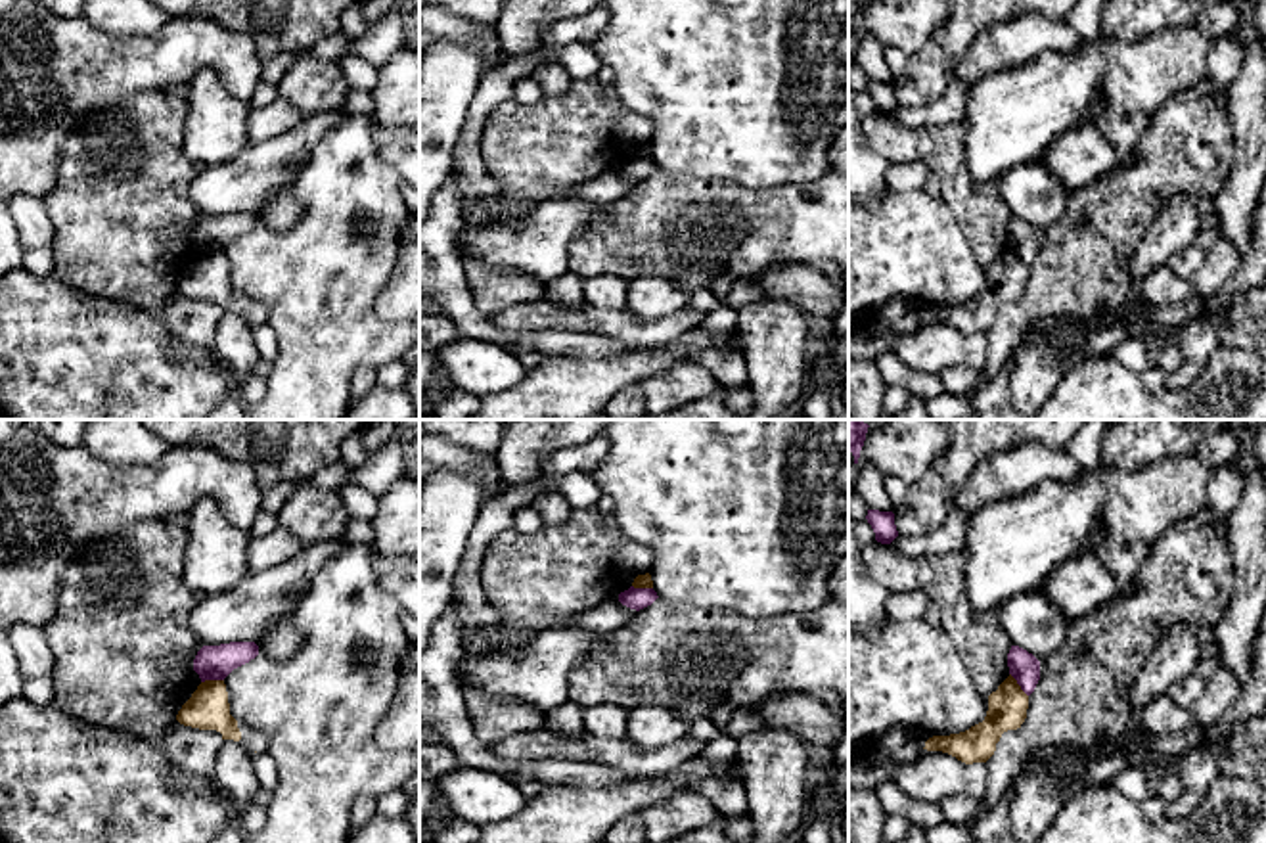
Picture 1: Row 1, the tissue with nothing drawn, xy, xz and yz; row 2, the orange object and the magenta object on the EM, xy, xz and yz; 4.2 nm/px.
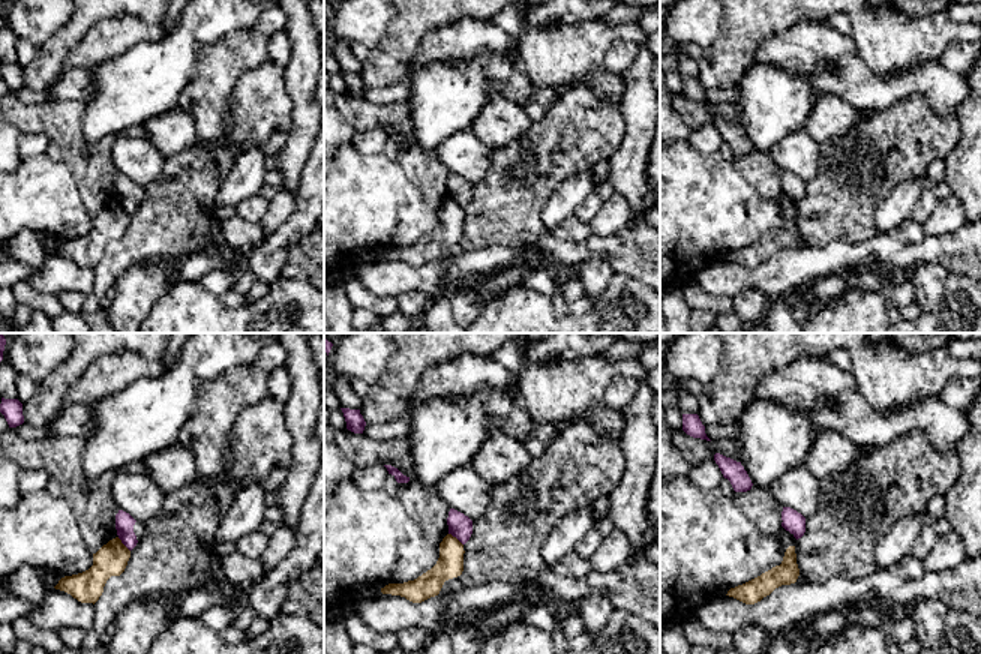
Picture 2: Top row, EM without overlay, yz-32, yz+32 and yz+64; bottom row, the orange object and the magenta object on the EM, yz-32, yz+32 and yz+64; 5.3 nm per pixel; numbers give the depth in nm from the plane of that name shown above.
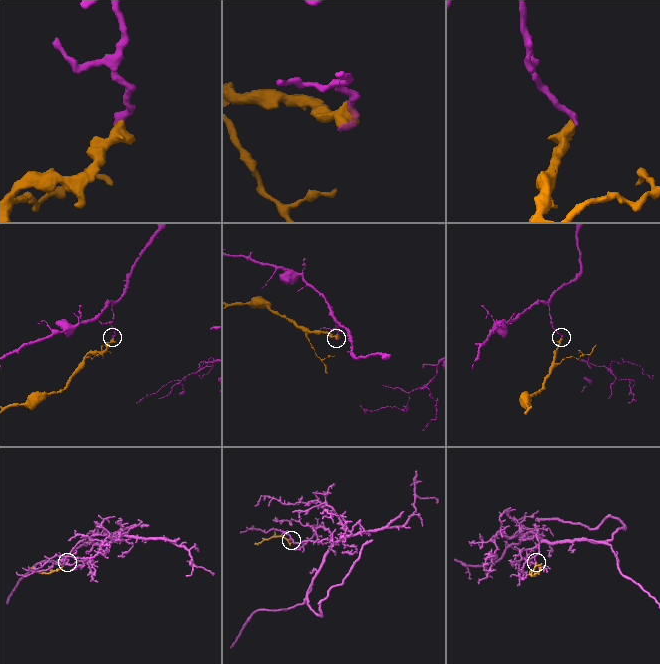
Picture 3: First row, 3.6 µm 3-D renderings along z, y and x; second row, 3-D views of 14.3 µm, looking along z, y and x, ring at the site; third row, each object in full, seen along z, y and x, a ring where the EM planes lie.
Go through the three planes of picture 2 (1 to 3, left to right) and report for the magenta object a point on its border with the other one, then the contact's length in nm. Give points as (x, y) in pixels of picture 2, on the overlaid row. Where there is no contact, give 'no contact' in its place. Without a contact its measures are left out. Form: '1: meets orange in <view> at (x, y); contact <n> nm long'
1: meets orange in yz-32 at (123, 545); contact 100 nm long
2: meets orange in yz+32 at (456, 539); contact 100 nm long
3: no contact

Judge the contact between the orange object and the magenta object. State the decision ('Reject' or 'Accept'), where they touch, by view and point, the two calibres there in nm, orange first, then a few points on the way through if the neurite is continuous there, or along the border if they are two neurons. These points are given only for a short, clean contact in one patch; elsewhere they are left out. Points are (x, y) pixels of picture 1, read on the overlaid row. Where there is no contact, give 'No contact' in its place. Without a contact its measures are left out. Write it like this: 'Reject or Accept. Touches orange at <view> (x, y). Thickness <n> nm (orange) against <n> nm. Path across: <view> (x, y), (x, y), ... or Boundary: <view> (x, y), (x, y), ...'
Reject. Touches orange at xy (211, 681). Thickness 180 nm (orange) against 140 nm. Boundary: xy (223, 679), (205, 679), (202, 683)

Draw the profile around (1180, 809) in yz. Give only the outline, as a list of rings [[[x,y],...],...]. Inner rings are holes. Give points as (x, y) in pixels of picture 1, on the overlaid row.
[[[1184,791],[1178,801],[1168,805],[1164,818],[1166,820],[1184,820],[1191,814],[1191,810],[1197,807],[1199,795],[1191,791]]]

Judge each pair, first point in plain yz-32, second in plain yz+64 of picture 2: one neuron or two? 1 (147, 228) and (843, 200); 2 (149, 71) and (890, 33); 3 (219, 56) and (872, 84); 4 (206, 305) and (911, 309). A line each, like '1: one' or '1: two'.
1: one
2: two
3: two
4: two

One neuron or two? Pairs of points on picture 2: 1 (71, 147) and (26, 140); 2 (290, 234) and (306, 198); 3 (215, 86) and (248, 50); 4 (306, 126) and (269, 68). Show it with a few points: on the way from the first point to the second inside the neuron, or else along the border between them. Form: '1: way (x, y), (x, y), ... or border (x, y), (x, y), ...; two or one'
1: border (29, 132), (44, 134), (50, 141); two
2: way (297, 225), (305, 218), (306, 207); one
3: way (221, 77), (239, 59); one
4: border (284, 68), (291, 101), (291, 132), (288, 137); two

